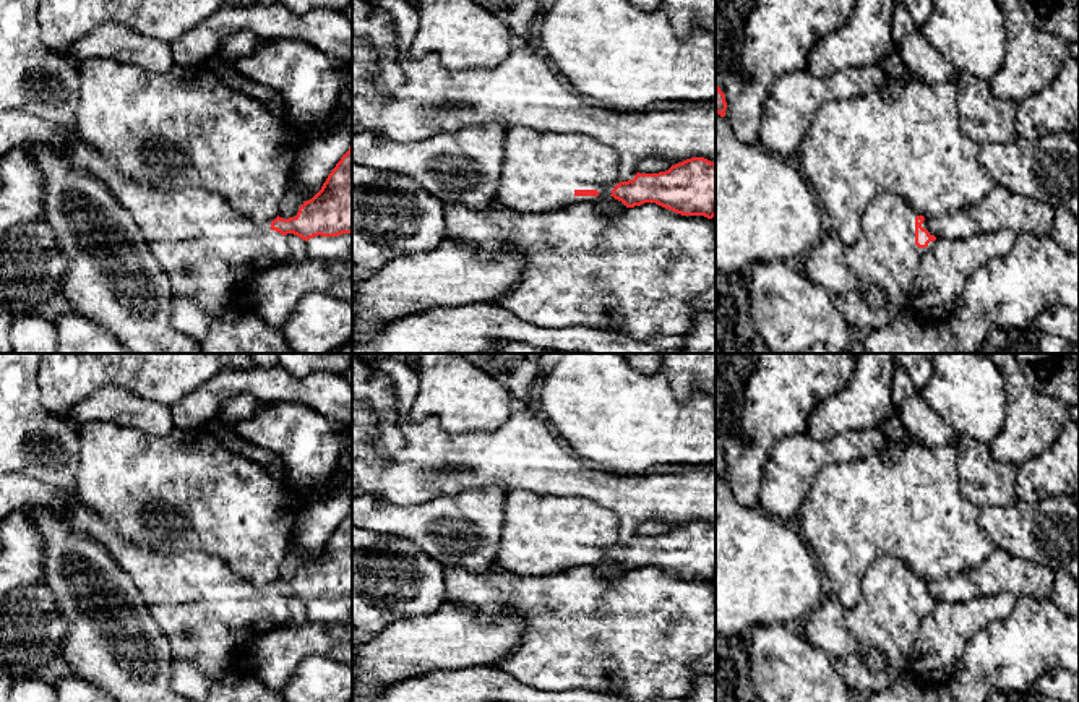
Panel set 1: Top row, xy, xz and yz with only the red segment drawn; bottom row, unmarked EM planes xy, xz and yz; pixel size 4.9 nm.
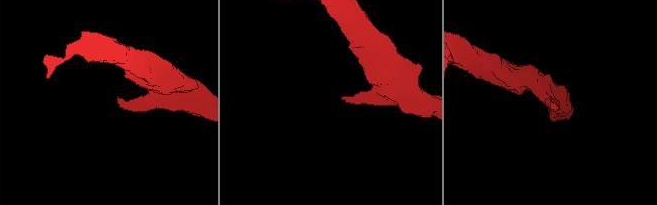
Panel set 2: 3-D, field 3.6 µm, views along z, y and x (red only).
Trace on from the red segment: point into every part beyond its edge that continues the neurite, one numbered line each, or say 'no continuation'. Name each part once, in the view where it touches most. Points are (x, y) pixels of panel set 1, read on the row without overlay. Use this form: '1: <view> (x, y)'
1: xz (541, 534)

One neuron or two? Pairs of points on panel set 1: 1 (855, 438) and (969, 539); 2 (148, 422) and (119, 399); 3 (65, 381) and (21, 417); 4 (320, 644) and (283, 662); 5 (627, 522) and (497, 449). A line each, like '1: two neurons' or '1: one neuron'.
1: two neurons
2: one neuron
3: two neurons
4: one neuron
5: one neuron

